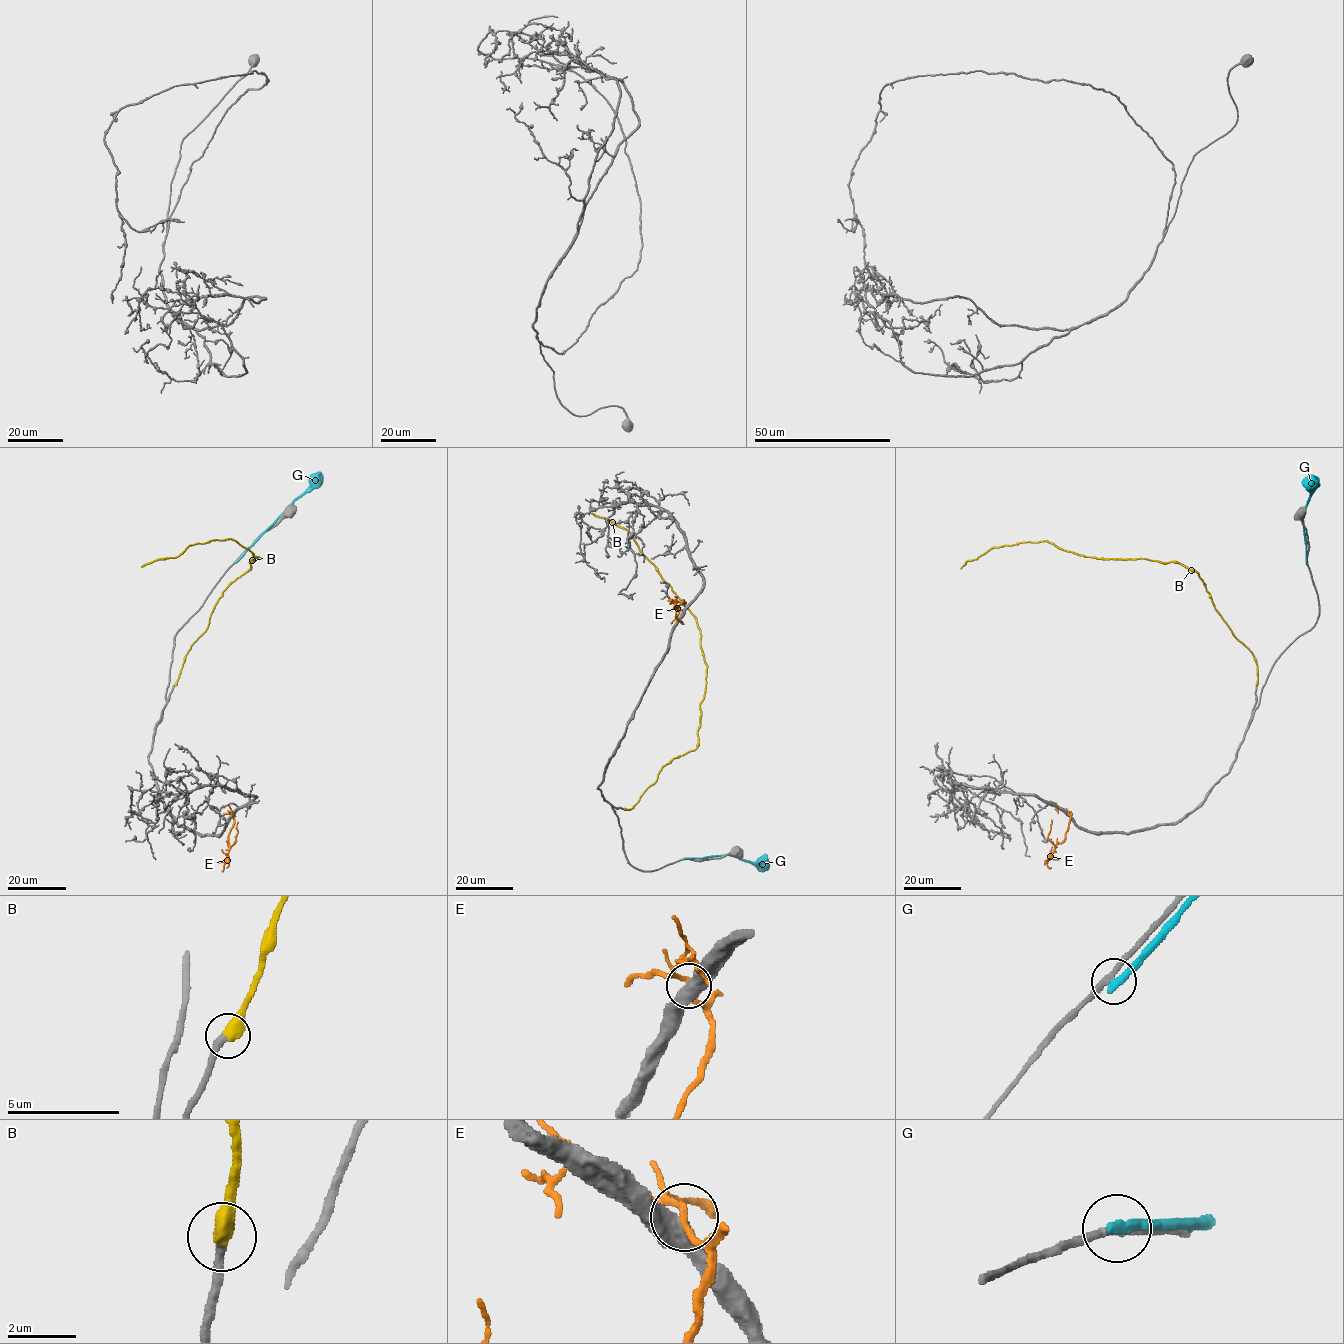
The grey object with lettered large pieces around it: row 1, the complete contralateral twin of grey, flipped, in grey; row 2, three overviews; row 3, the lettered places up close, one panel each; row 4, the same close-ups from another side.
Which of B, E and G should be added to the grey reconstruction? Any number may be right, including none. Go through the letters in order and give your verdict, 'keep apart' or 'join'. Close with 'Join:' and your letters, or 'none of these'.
B: join
E: keep apart
G: keep apart
Join: B

